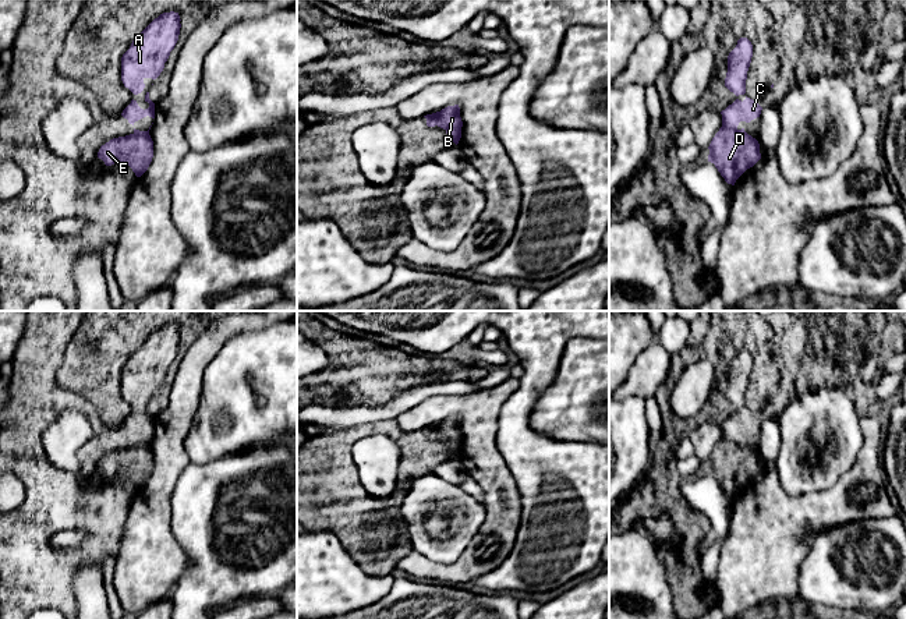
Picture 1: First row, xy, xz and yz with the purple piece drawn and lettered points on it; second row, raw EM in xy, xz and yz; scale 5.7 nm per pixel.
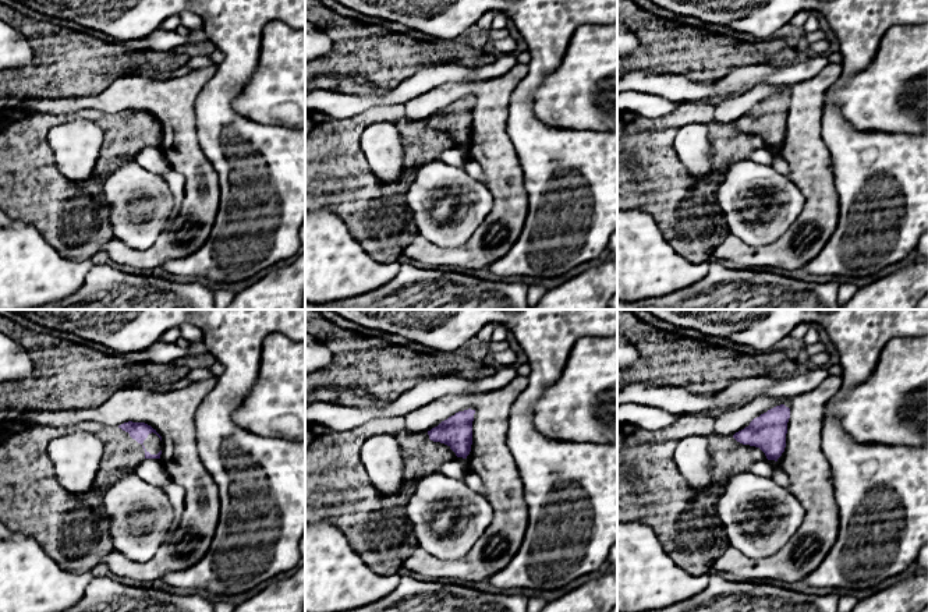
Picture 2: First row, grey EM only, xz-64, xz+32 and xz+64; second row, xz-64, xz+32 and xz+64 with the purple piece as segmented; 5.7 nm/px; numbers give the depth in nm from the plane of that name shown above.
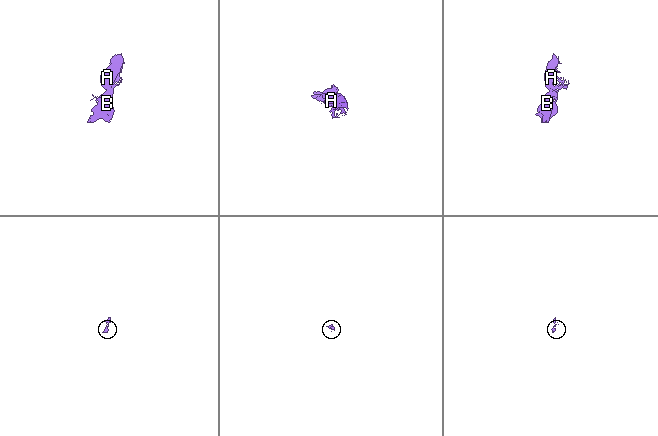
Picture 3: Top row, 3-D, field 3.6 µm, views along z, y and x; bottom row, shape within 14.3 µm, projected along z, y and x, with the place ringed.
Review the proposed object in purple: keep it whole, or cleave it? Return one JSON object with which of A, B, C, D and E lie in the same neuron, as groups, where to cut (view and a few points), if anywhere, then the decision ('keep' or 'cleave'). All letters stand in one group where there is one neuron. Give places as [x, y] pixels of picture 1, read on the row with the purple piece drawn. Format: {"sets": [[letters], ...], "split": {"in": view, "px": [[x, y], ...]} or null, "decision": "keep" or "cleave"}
{"sets": [["A", "C"], ["B", "D", "E"]], "split": {"in": "yz", "px": [[722, 124], [746, 134]]}, "decision": "cleave"}

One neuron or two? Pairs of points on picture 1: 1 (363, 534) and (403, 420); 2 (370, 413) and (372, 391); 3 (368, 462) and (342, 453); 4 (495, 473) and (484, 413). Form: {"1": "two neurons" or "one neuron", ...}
{"1": "two neurons", "2": "two neurons", "3": "two neurons", "4": "one neuron"}

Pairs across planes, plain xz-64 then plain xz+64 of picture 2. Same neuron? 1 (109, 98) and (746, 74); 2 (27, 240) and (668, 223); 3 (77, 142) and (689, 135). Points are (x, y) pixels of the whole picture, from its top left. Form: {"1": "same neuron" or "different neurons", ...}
{"1": "different neurons", "2": "different neurons", "3": "same neuron"}

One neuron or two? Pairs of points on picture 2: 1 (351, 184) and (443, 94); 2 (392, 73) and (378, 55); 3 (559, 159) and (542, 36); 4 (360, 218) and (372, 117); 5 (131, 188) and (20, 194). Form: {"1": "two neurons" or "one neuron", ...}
{"1": "two neurons", "2": "one neuron", "3": "one neuron", "4": "one neuron", "5": "two neurons"}

